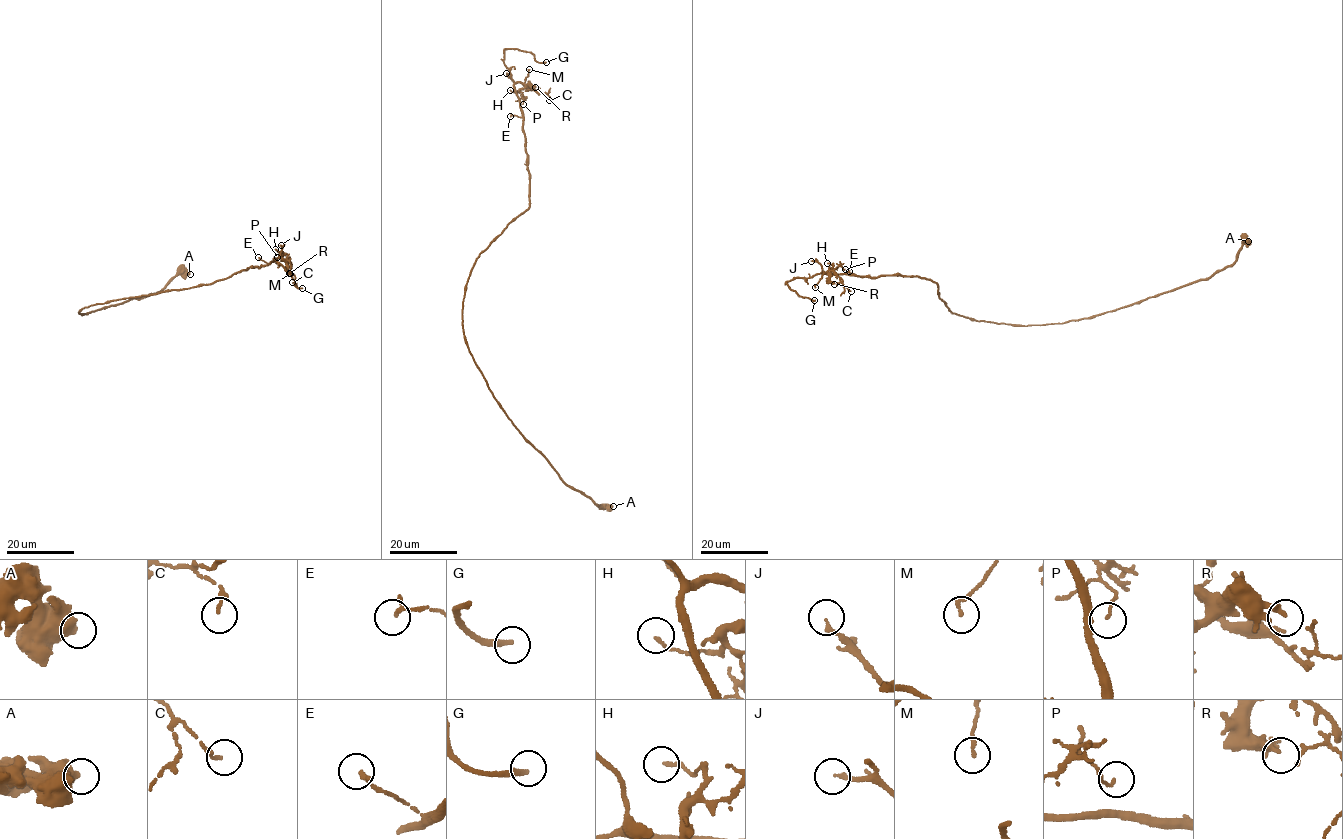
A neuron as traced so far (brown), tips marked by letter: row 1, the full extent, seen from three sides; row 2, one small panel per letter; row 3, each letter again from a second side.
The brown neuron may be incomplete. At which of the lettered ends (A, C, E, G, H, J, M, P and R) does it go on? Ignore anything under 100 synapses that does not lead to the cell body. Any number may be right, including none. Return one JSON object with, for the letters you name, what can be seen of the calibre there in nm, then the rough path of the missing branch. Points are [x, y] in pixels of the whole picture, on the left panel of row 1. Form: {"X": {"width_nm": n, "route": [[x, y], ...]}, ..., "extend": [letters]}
{"G": {"width_nm": 260, "route": [[302, 288], [325, 287]]}, "extend": ["G"]}

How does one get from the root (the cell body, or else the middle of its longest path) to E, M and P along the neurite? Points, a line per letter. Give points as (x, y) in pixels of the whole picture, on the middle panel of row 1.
E: (465, 286), (475, 259), (529, 206), (530, 174), (522, 118), (510, 116)
M: (465, 286), (475, 259), (529, 206), (530, 174), (522, 110), (514, 84), (525, 81), (529, 69)
P: (465, 286), (475, 259), (529, 206), (522, 110), (514, 86), (517, 82), (524, 86), (520, 90), (523, 104)

